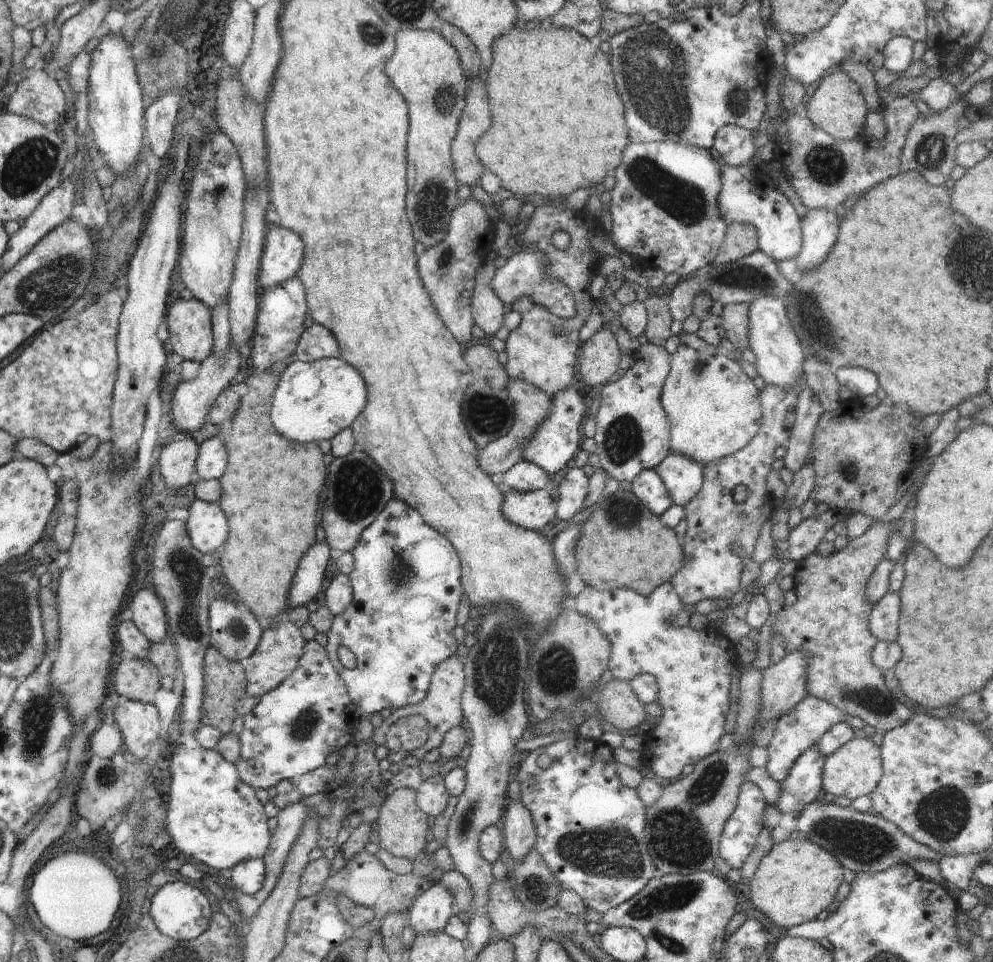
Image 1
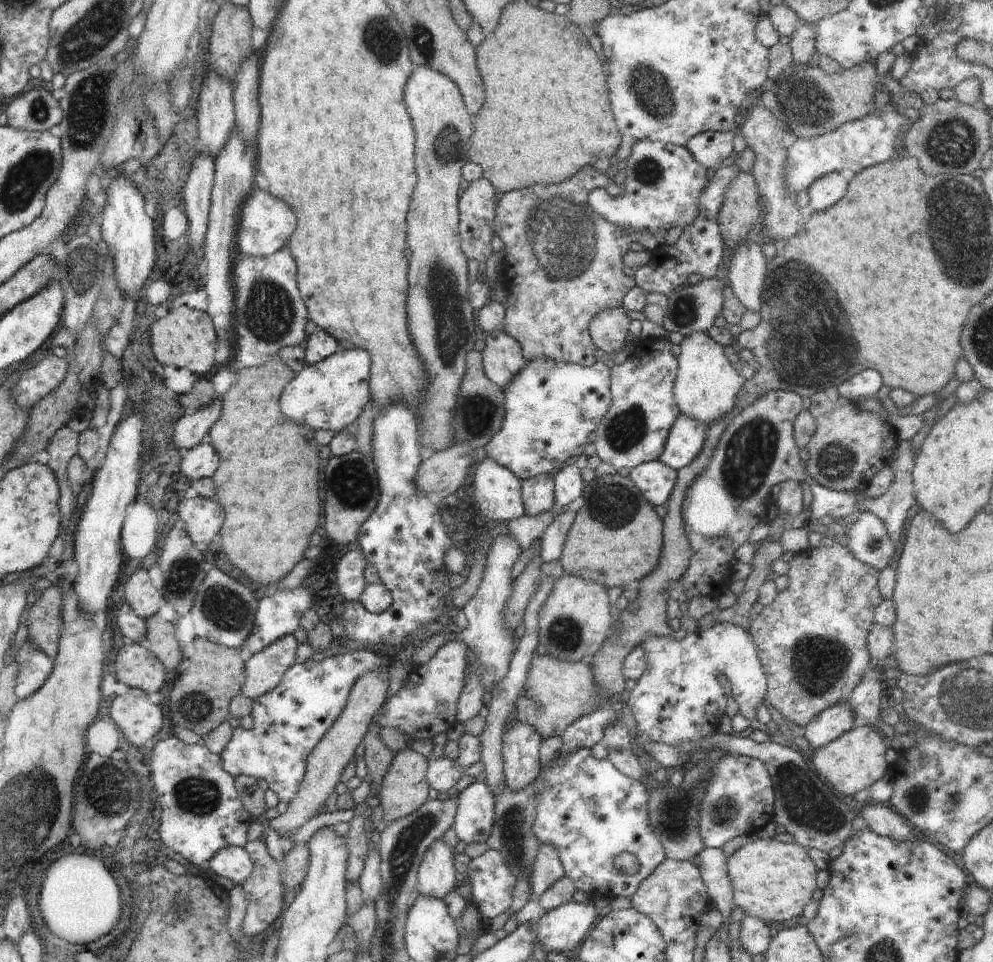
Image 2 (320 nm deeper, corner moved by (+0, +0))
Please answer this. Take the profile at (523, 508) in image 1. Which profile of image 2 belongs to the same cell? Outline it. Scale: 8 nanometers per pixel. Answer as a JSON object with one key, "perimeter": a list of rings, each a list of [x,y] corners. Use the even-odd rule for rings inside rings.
{"perimeter":[[[490,457],[474,464],[470,484],[480,510],[492,520],[511,521],[524,515],[521,480]]]}

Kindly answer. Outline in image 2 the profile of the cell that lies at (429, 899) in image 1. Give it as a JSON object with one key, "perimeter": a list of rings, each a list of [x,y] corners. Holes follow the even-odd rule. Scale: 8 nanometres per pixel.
{"perimeter":[[[443,837],[426,849],[417,872],[420,893],[443,900],[458,885],[453,849]]]}

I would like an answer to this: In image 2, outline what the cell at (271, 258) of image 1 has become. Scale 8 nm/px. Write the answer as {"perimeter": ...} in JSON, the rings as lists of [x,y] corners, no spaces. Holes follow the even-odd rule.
{"perimeter":[[[255,186],[239,211],[241,219],[235,236],[236,249],[248,256],[265,257],[287,247],[288,238],[296,228],[296,216],[288,204],[282,204],[282,200],[276,200],[273,194]]]}

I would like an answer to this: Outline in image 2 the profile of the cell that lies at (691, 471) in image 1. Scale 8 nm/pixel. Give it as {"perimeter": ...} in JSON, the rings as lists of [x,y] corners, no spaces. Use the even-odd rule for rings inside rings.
{"perimeter":[[[680,412],[670,427],[660,460],[675,471],[686,466],[700,452],[705,432],[706,426],[699,420]]]}

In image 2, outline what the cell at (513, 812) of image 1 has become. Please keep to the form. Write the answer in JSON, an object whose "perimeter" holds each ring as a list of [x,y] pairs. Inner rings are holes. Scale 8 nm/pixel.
{"perimeter":[[[516,719],[505,728],[501,759],[505,782],[513,791],[524,788],[539,777],[540,736],[534,727]]]}

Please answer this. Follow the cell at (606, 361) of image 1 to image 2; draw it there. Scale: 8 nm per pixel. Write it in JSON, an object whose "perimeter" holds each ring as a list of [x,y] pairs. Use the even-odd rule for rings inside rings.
{"perimeter":[[[623,307],[597,312],[588,325],[593,344],[607,353],[620,352],[630,341],[629,322]]]}

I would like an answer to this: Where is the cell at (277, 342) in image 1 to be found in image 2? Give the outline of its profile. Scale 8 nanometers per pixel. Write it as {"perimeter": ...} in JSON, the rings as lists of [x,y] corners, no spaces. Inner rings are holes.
{"perimeter":[[[287,247],[265,257],[253,257],[235,249],[233,252],[233,291],[234,291],[234,337],[231,361],[234,366],[246,368],[264,364],[269,356],[274,356],[284,347],[304,345],[307,340],[306,322],[308,310],[298,292],[296,284],[296,262],[292,260]]]}

